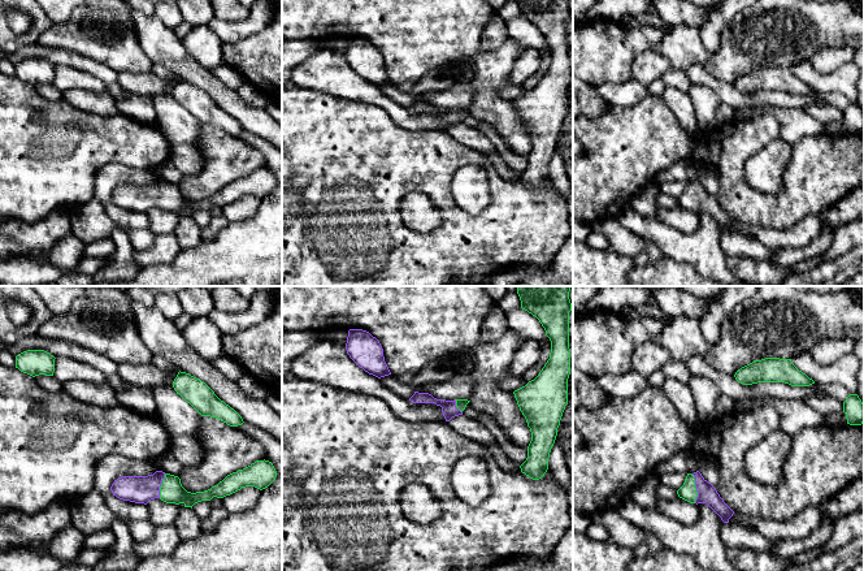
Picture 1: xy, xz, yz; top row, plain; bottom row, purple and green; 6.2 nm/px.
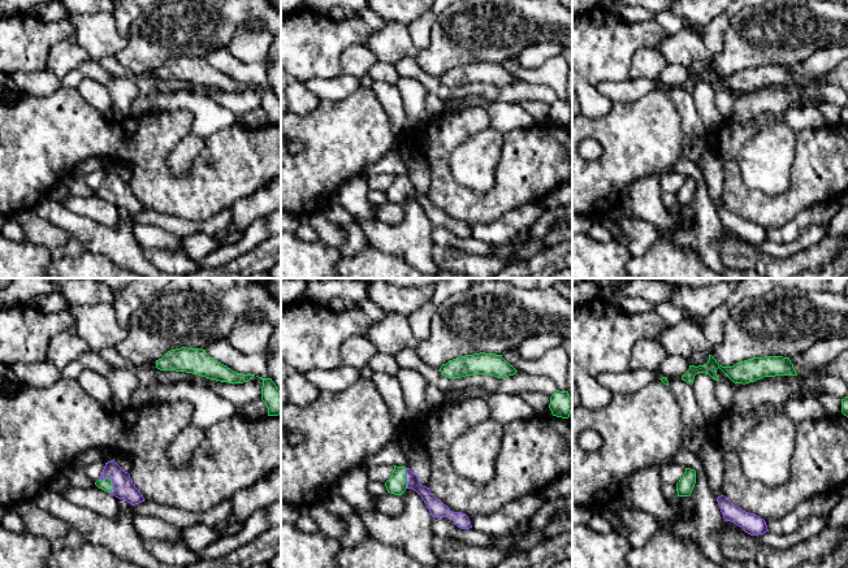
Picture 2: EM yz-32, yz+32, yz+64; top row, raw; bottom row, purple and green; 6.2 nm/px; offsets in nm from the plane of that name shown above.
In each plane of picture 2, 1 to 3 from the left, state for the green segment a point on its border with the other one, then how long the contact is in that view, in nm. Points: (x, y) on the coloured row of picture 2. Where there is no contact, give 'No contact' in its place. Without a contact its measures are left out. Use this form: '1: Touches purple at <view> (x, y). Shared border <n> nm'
1: Touches purple at yz-32 (111, 480). Shared border 120 nm
2: Touches purple at yz+32 (406, 478). Shared border 130 nm
3: No contact

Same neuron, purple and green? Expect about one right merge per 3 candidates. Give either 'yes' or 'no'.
yes

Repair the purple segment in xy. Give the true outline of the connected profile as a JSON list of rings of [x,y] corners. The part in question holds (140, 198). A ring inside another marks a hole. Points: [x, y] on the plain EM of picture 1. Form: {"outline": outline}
{"outline": [[[256,169],[251,174],[227,183],[217,194],[204,200],[187,200],[178,185],[156,179],[148,185],[122,185],[110,195],[113,204],[120,208],[147,213],[151,208],[160,207],[166,212],[183,212],[191,216],[213,206],[223,207],[242,196],[255,195],[260,199],[268,196],[277,186],[277,179],[269,169]]]}

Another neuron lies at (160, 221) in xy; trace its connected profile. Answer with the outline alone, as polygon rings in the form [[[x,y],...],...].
[[[160,207],[151,208],[147,212],[149,220],[149,230],[155,234],[169,234],[174,233],[181,216],[175,212],[166,212]]]

